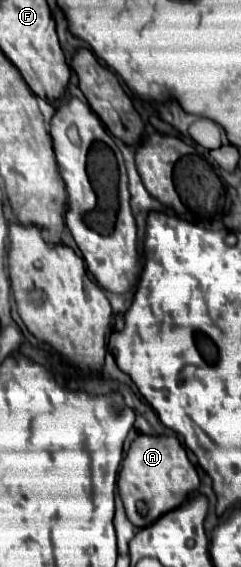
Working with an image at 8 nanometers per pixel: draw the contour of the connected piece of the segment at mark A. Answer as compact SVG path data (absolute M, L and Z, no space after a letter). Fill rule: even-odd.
M138 434L132 440L132 444L124 456L124 462L122 462L122 470L120 470L120 478L118 478L118 492L124 502L128 520L134 526L144 528L144 526L152 524L162 514L180 506L188 496L192 496L198 490L198 486L200 486L198 472L196 472L194 464L190 462L188 452L184 450L184 446L180 444L178 438ZM140 500L146 502L146 506L148 506L148 512L144 516L136 508L136 504Z

